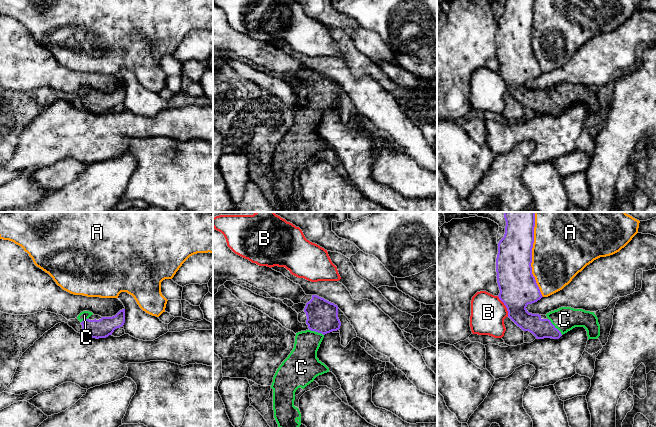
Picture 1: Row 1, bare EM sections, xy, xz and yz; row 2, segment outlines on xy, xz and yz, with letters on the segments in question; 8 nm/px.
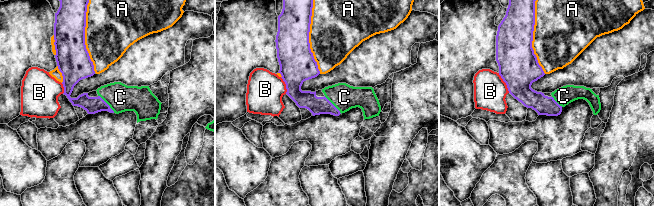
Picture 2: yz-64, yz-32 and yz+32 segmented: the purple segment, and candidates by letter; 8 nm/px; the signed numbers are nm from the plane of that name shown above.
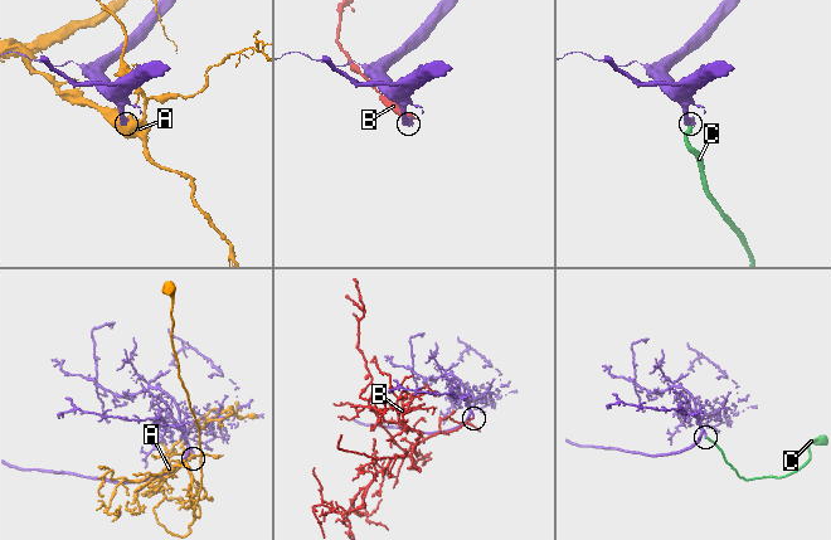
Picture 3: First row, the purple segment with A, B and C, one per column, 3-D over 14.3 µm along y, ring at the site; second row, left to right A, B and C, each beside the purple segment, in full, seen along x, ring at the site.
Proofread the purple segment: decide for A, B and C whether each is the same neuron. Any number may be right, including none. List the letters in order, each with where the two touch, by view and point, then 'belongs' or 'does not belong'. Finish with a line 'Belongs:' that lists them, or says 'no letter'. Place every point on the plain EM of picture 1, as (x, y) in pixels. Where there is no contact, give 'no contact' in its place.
A: yz (531, 36) | does not belong
B: yz (505, 81) | does not belong
C: yz (554, 102) | belongs
Belongs: C

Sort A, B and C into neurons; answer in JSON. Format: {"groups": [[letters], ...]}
{"groups": [["A"], ["B"], ["C"]]}

